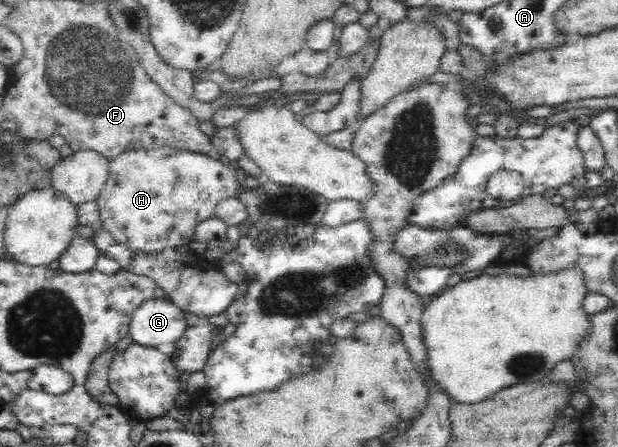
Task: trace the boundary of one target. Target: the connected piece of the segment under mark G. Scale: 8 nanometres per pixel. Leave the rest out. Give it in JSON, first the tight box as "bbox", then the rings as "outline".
{"bbox":[128,297,187,348],"outline":[[[167,297],[144,302],[137,307],[131,315],[128,335],[132,337],[133,344],[138,343],[143,347],[156,348],[161,343],[177,343],[184,336],[187,326],[186,312],[177,308]]]}

